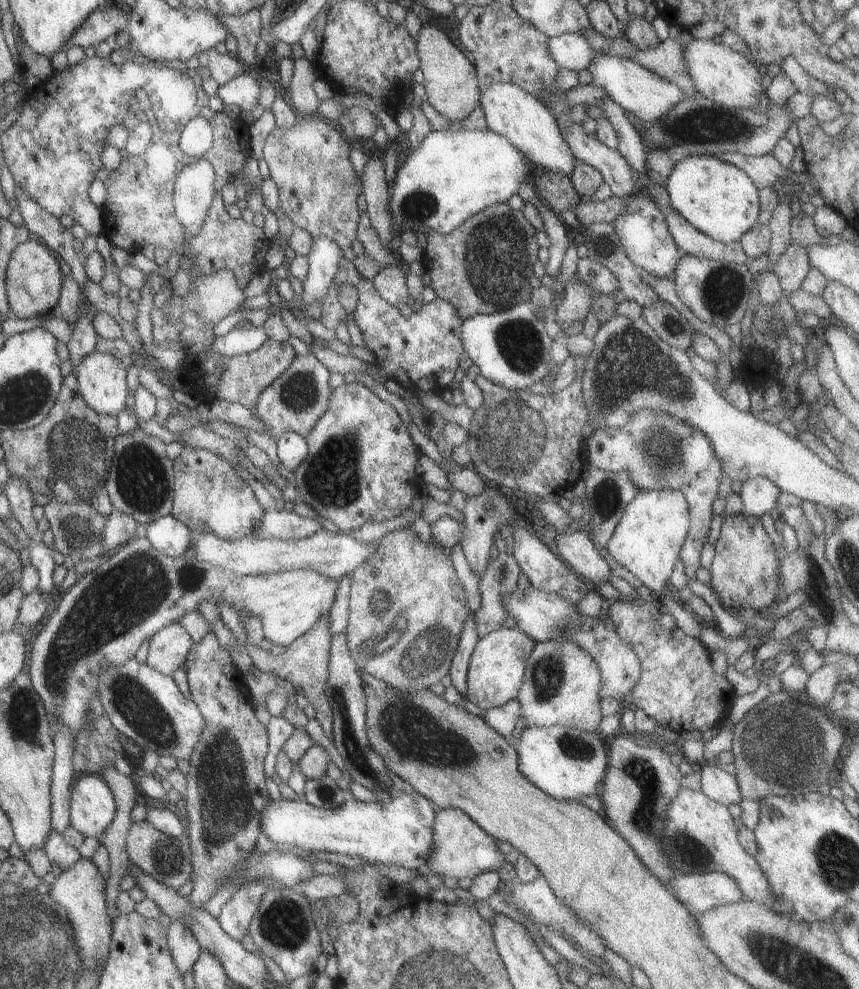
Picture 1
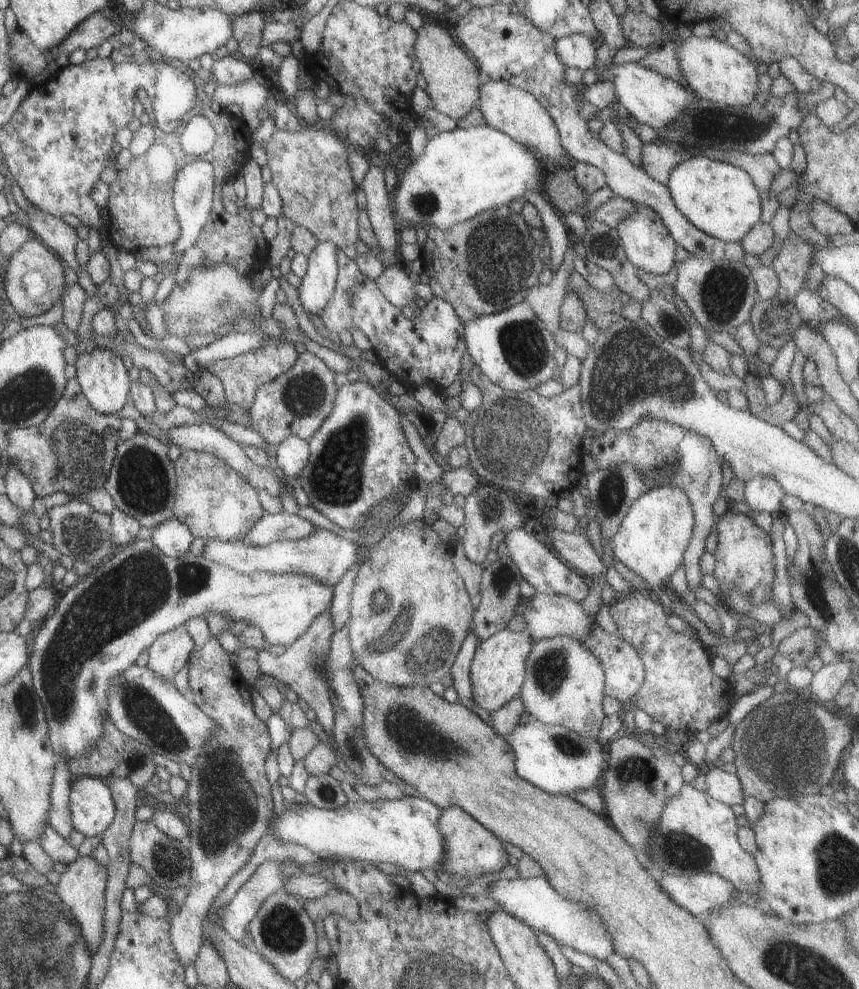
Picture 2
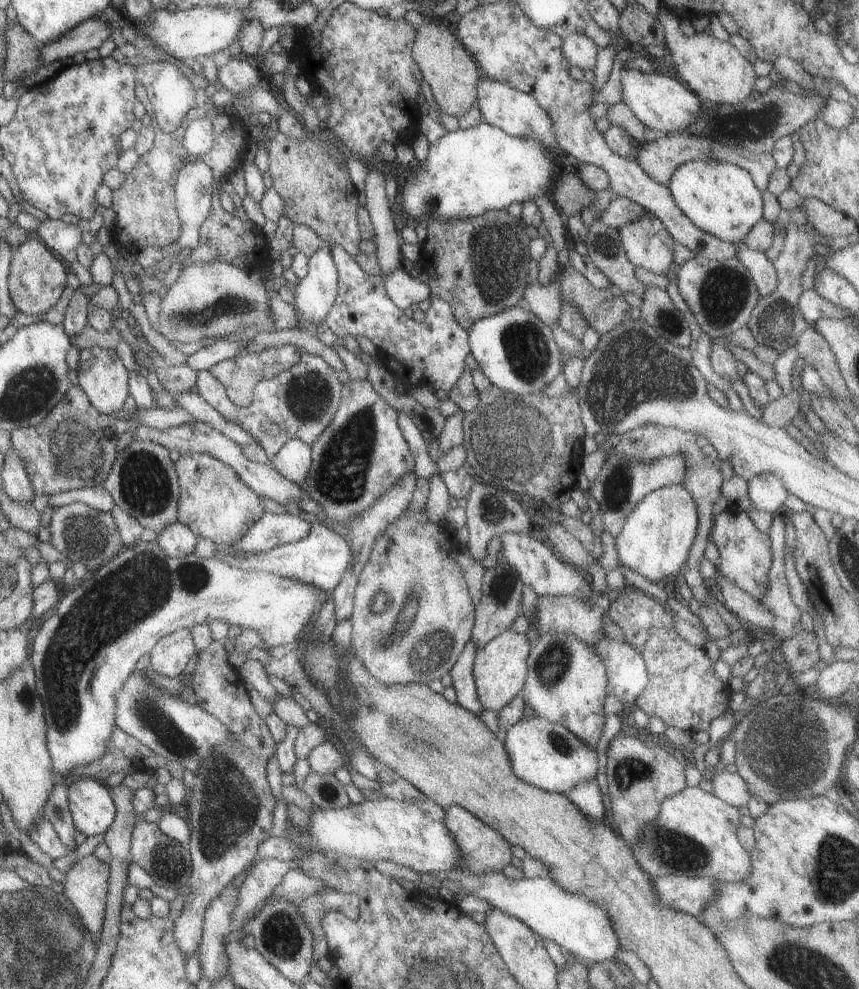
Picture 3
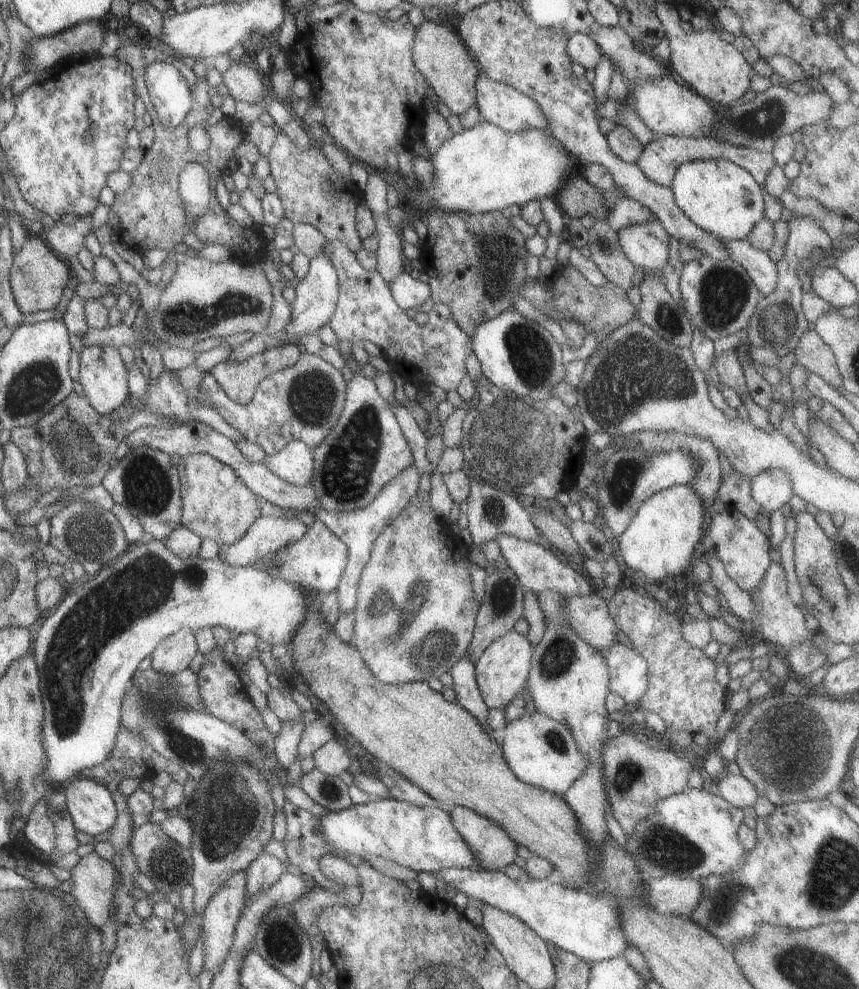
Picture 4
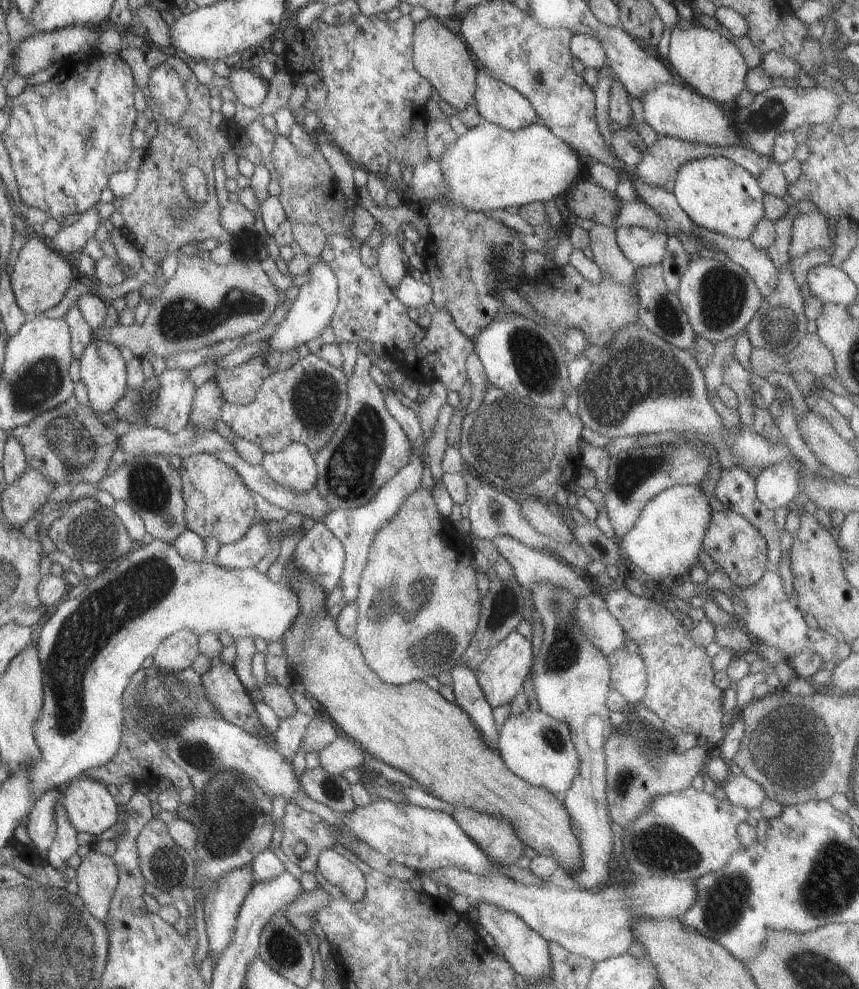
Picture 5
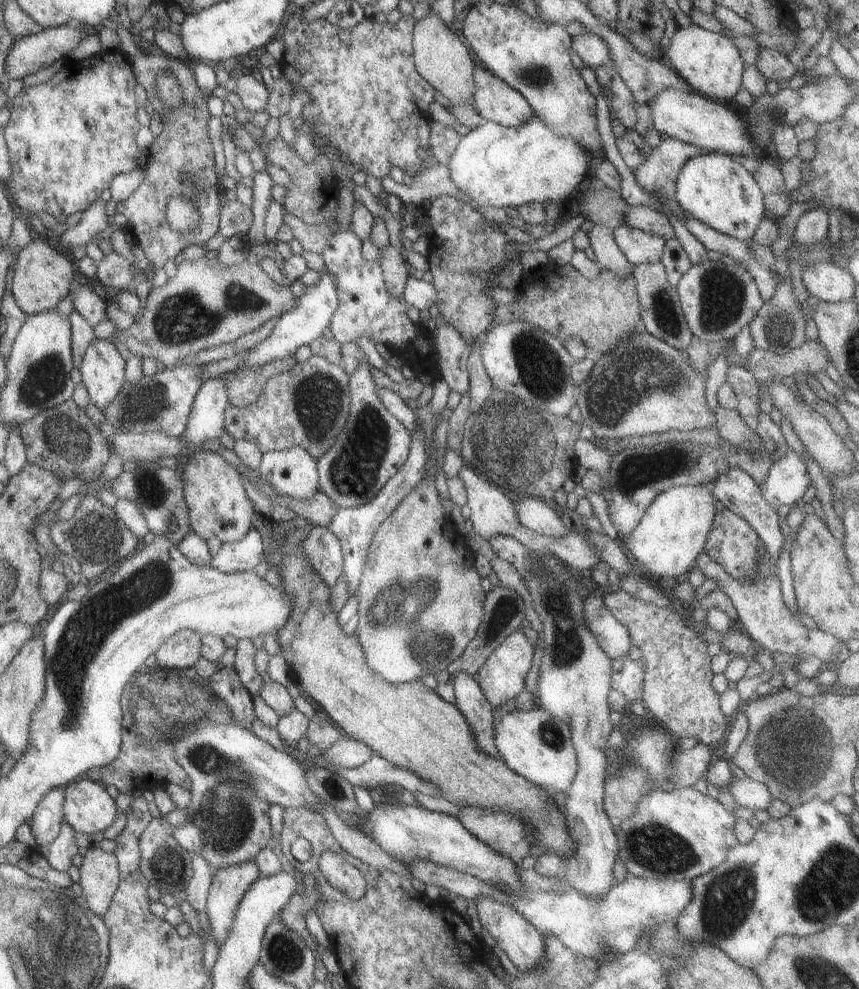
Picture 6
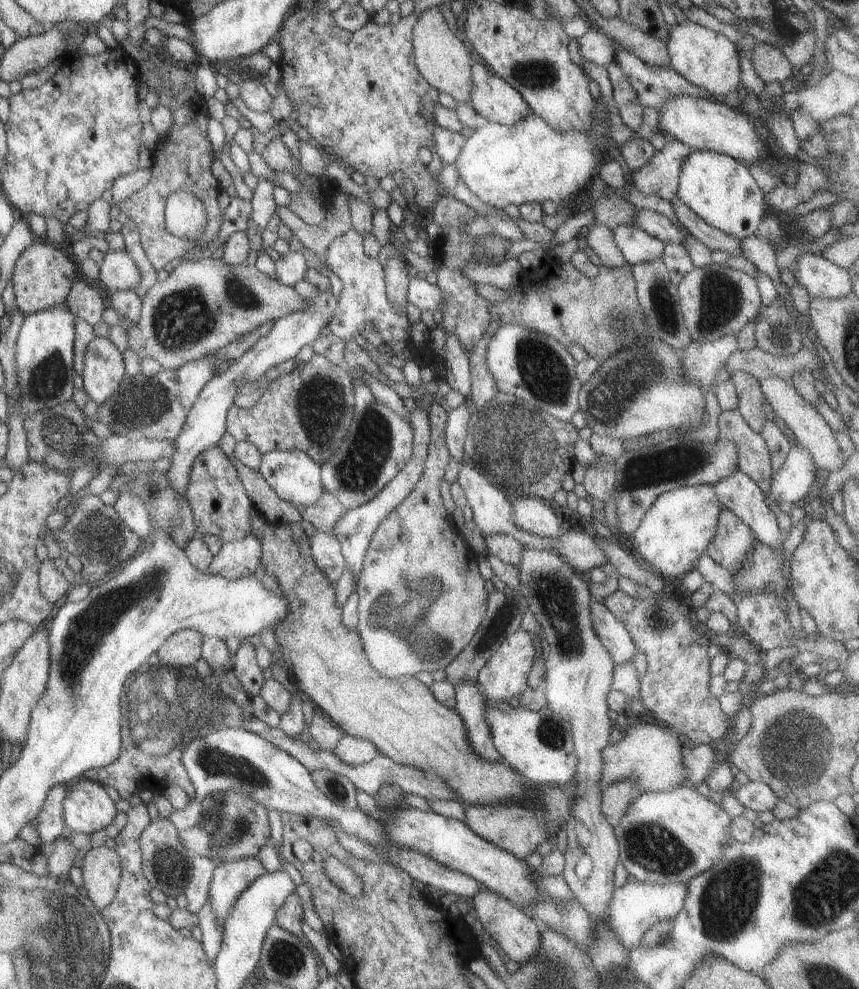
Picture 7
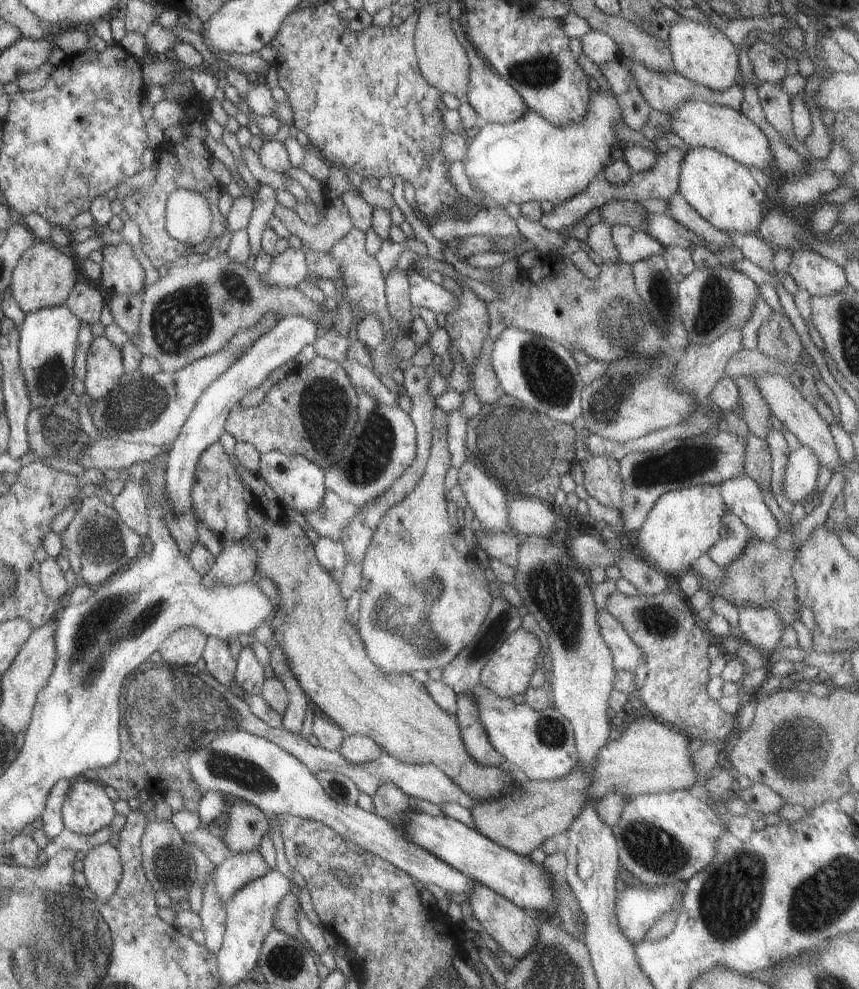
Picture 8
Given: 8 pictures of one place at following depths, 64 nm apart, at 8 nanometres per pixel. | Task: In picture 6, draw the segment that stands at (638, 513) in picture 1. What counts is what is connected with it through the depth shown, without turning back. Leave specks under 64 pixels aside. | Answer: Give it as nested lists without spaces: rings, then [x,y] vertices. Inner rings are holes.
[[[712,483],[668,488],[647,505],[637,526],[625,535],[627,556],[646,578],[685,576],[694,567],[697,556],[703,552],[715,513]]]

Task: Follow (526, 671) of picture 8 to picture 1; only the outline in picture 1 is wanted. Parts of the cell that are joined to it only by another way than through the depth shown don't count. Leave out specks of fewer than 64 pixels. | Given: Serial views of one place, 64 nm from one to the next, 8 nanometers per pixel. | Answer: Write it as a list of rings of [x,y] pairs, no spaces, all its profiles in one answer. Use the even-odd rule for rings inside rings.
[[[500,627],[478,638],[469,656],[464,698],[481,711],[502,706],[516,698],[523,679],[525,660],[534,644],[534,641],[517,627]]]

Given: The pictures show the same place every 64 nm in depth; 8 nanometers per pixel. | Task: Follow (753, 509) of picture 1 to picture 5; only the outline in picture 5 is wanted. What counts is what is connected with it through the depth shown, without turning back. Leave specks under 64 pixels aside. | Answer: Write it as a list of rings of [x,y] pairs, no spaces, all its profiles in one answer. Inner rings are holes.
[[[784,460],[763,468],[763,470],[761,470],[754,478],[754,493],[756,499],[771,511],[774,511],[777,507],[791,507],[791,500],[800,494],[799,466],[800,464],[797,461]]]

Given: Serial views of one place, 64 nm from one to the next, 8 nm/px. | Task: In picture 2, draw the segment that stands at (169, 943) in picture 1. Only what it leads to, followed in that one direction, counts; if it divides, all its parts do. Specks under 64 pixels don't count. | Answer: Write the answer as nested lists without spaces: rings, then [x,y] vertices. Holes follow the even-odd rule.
[[[215,637],[194,648],[187,658],[187,676],[189,690],[193,694],[193,703],[209,720],[215,724],[215,732],[211,738],[203,742],[201,752],[191,764],[190,778],[186,783],[183,797],[187,806],[188,858],[190,863],[190,878],[186,883],[187,895],[177,913],[169,922],[168,936],[171,948],[186,968],[193,963],[202,944],[201,920],[206,916],[214,898],[227,884],[228,880],[248,861],[261,836],[268,833],[269,820],[272,814],[272,799],[270,785],[266,780],[263,764],[269,754],[269,738],[266,725],[254,716],[249,690],[249,684],[238,674],[236,668],[229,664],[229,654],[221,648]]]

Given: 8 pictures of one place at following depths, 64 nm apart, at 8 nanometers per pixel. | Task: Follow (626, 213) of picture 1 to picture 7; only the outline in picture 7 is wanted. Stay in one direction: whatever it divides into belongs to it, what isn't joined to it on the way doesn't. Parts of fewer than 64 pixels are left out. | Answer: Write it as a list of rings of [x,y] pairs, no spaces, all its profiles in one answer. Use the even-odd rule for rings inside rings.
[[[633,224],[613,227],[612,239],[628,265],[660,258],[664,247],[658,238],[649,236]]]

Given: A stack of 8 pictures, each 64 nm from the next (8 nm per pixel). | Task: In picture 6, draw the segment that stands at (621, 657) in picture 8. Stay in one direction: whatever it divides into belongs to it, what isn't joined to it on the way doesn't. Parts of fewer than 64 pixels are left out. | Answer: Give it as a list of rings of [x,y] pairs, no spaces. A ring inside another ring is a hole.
[[[588,593],[583,598],[582,617],[599,648],[602,648],[611,660],[623,655],[628,656],[632,644],[627,629],[604,607],[602,597]]]

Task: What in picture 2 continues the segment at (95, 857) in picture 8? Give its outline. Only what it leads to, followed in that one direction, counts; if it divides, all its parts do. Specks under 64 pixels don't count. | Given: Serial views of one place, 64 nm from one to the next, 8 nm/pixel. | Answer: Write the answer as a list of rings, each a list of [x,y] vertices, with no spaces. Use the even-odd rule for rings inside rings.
[[[91,856],[77,857],[67,865],[63,873],[59,874],[57,883],[53,884],[55,888],[53,894],[71,912],[71,916],[73,916],[73,920],[77,924],[79,936],[85,942],[85,948],[87,948],[89,957],[92,957],[97,952],[99,942],[103,940],[105,870],[106,868],[96,863]]]

